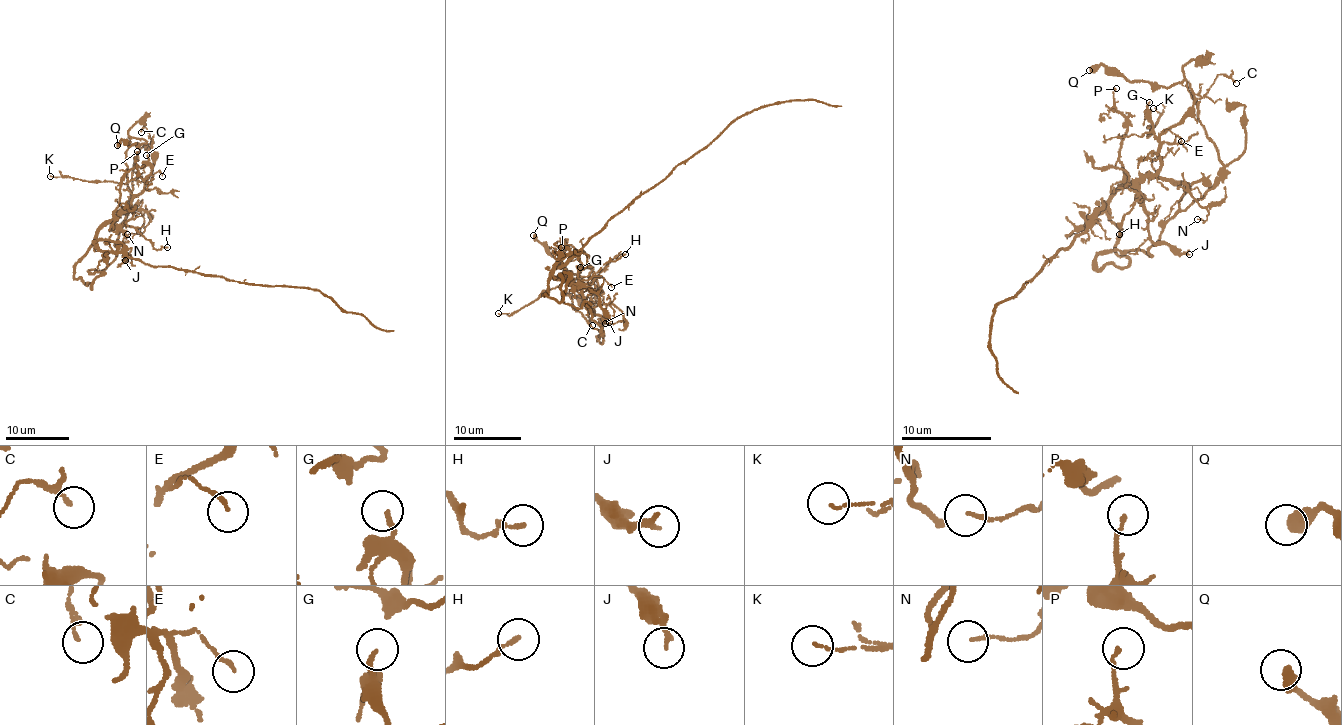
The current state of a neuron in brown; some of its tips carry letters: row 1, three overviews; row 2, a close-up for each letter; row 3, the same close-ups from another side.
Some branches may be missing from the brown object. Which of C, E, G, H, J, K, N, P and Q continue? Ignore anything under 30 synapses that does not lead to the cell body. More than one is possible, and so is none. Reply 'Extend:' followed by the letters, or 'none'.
Extend: none

